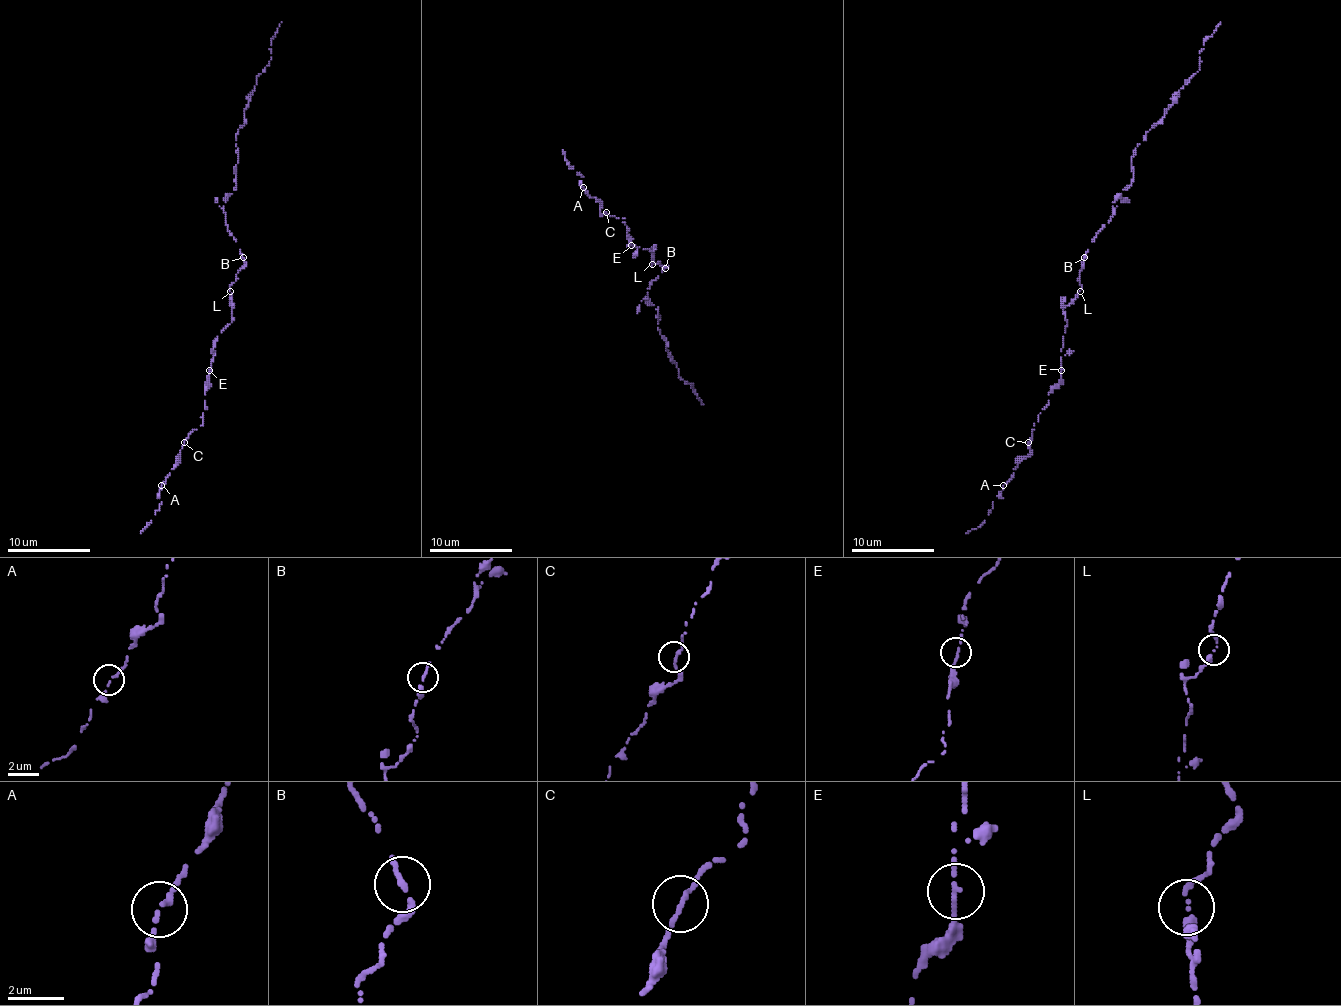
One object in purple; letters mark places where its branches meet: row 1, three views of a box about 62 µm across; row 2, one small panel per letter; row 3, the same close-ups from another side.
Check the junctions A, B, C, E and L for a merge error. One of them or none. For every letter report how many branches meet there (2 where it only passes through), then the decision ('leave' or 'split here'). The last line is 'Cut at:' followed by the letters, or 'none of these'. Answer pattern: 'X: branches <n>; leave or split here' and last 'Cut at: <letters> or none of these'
A: branches 2; leave
B: branches 1; leave
C: branches 2; leave
E: branches 1; leave
L: branches 2; leave
Cut at: none of these

